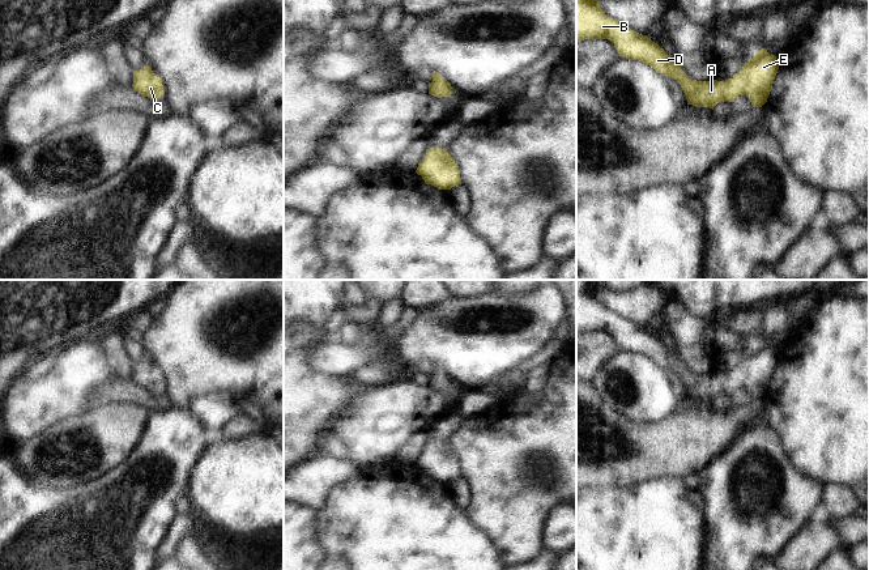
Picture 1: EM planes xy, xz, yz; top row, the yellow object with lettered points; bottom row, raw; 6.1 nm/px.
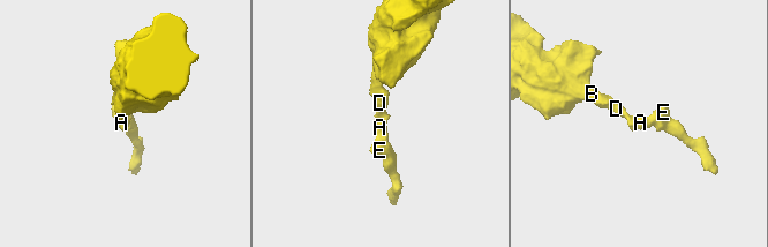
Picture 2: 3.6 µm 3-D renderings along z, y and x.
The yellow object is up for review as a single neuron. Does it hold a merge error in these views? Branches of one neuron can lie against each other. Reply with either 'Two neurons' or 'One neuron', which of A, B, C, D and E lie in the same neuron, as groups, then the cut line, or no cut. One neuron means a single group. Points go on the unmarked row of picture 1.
One neuron. Groups: A B C D E. No split.

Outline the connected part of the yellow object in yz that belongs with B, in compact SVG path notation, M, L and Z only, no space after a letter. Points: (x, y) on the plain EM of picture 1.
M576 280L576 335L584 332L610 333L622 350L639 353L663 369L677 373L686 388L687 397L695 400L713 401L721 394L734 395L738 388L744 387L749 390L753 400L762 400L767 395L779 357L776 349L770 348L766 341L757 344L738 366L725 374L693 373L682 363L678 353L670 350L657 336L652 335L647 328L642 328L609 310L600 301L598 293L592 289L592 281L593 280Z

